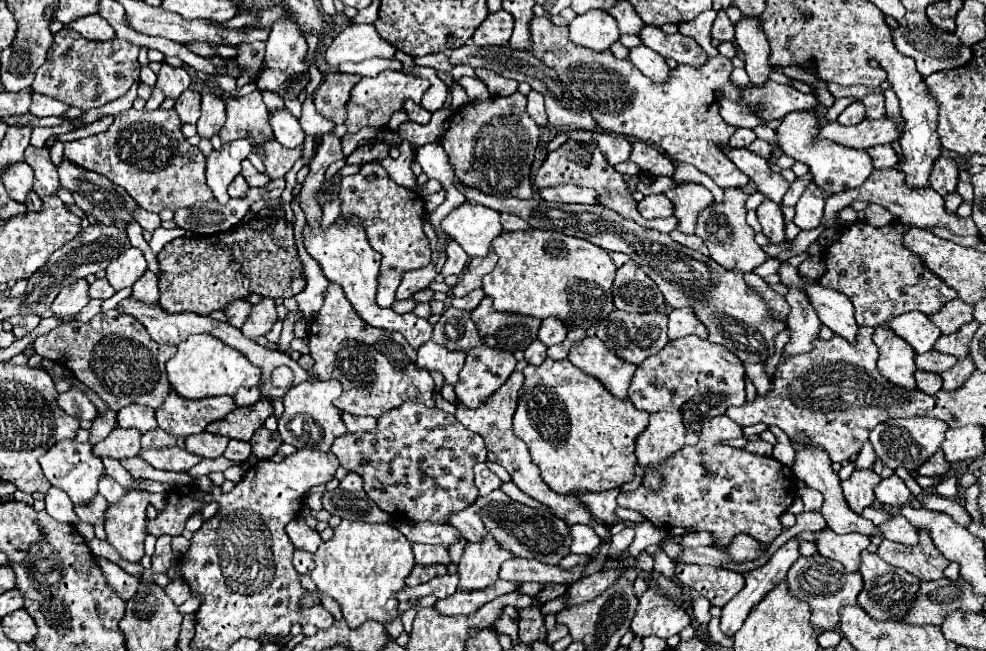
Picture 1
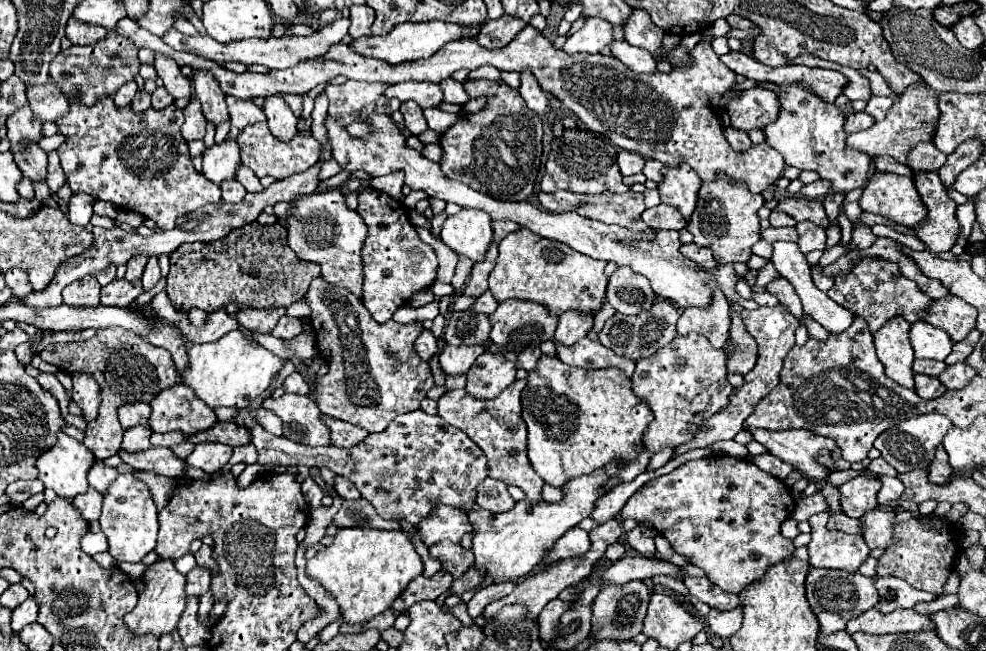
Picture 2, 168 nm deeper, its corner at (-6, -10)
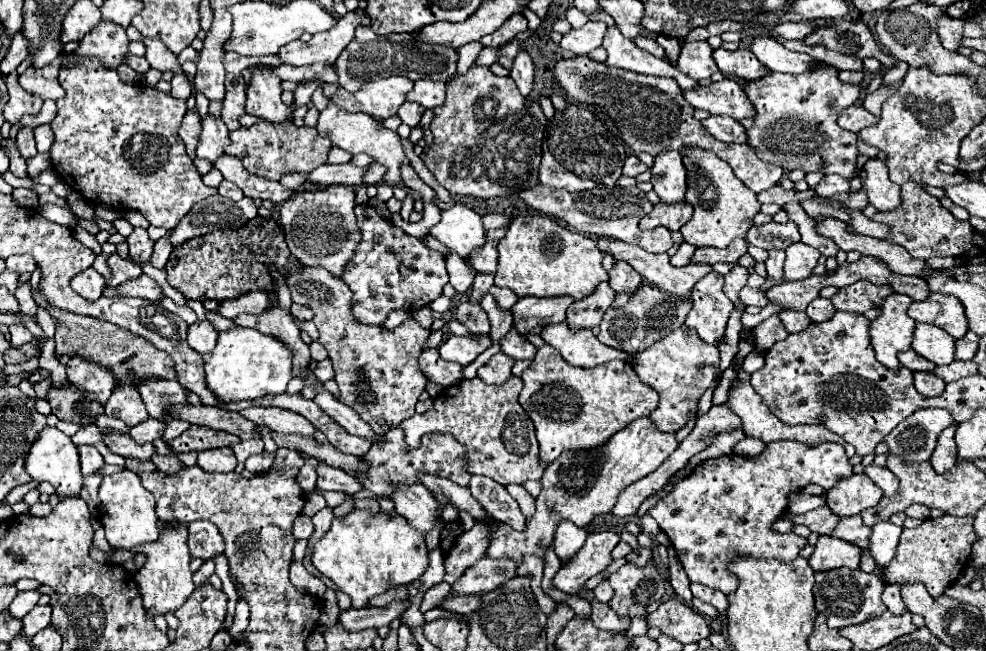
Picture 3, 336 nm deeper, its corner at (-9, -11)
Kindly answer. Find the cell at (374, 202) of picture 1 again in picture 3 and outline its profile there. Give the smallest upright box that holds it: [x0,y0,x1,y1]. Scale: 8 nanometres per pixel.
[342,204,448,326]

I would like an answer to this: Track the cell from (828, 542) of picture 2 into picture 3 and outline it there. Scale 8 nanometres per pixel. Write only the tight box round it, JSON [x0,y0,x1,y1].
[808,536,860,572]

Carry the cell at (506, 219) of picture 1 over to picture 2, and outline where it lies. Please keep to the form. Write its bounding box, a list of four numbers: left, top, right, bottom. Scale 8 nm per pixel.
[493,221,519,243]

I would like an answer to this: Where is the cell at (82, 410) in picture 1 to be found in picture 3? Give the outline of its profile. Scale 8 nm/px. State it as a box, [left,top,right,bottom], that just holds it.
[66,356,116,404]

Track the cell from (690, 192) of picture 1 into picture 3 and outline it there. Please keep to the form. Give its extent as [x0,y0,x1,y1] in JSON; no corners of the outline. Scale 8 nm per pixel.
[650,152,686,204]

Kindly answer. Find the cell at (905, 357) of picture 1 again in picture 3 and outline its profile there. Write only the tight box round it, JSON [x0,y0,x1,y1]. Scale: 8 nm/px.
[870,294,916,370]

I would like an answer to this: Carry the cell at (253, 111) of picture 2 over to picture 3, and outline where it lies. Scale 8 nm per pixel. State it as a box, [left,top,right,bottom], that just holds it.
[222,74,246,130]

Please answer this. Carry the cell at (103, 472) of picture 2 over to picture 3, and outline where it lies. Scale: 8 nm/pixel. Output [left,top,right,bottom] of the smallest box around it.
[80,446,104,474]

